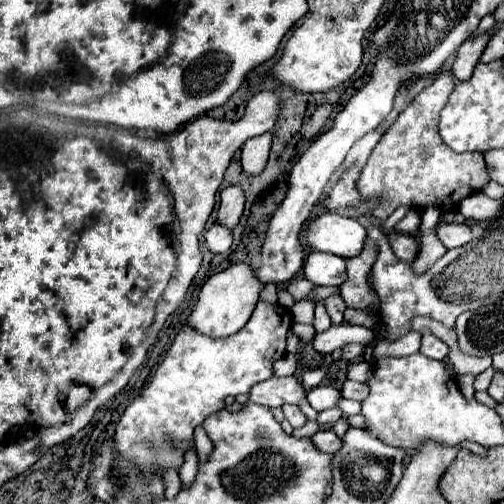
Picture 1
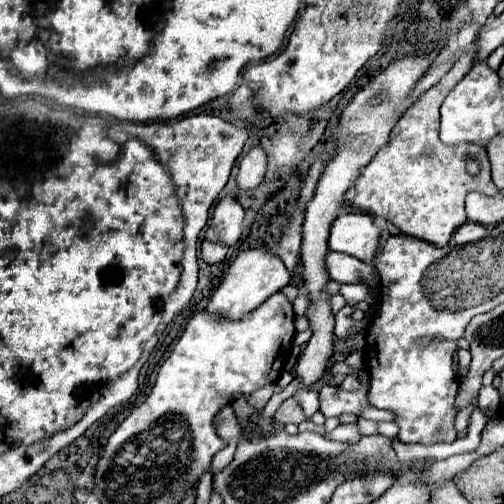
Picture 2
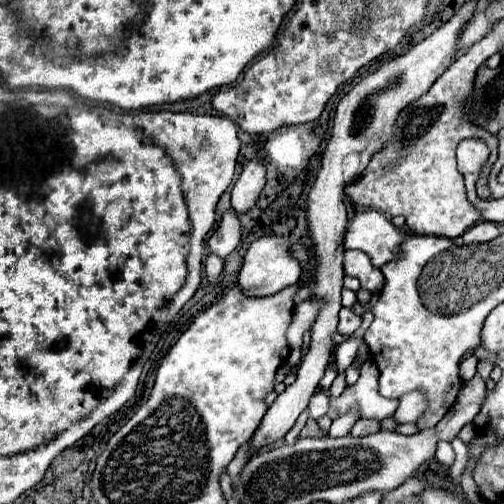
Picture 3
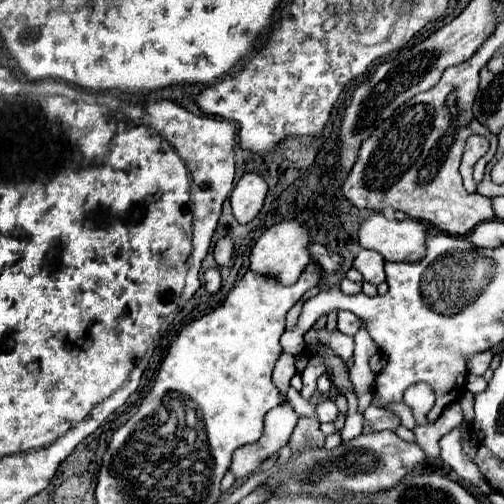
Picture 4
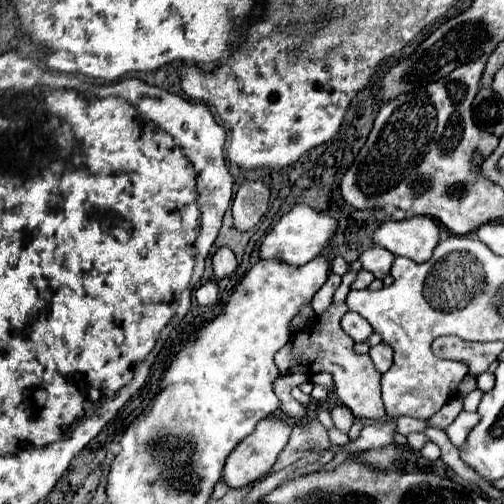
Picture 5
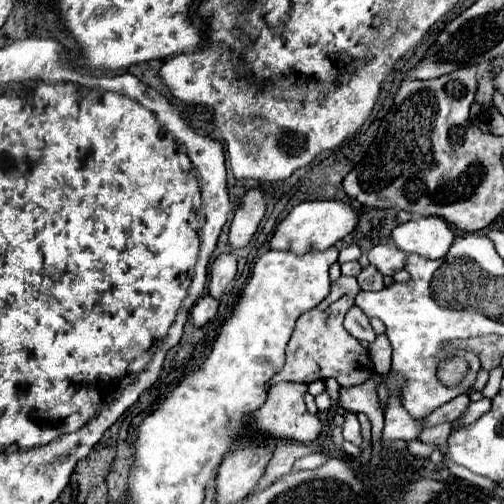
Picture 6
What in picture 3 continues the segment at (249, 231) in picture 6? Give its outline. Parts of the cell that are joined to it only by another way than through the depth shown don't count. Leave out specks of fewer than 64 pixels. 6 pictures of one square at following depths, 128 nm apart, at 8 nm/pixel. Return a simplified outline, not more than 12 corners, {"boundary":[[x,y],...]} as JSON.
{"boundary":[[250,160],[232,188],[238,214],[256,204],[266,184],[264,164]]}

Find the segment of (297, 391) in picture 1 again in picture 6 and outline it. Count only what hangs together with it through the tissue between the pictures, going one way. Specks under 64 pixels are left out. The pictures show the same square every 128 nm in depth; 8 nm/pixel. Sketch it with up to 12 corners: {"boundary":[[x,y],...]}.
{"boundary":[[352,412],[344,414],[344,440],[360,446],[360,422]]}

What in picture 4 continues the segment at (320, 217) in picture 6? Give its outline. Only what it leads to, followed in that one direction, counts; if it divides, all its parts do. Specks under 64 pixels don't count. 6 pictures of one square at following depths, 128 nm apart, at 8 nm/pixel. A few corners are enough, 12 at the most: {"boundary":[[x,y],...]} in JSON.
{"boundary":[[296,222],[274,224],[254,244],[250,270],[290,286],[310,262]]}

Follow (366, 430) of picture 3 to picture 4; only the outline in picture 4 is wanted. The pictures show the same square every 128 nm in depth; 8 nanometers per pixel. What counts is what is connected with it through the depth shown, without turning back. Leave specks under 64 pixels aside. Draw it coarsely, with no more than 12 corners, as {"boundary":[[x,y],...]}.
{"boundary":[[368,406],[364,420],[374,432],[394,430],[400,418],[390,410]]}

